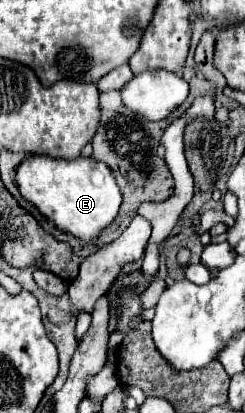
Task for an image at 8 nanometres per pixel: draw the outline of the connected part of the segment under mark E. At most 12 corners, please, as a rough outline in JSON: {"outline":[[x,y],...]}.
{"outline":[[30,156],[20,194],[60,230],[96,240],[122,194],[94,158]]}

